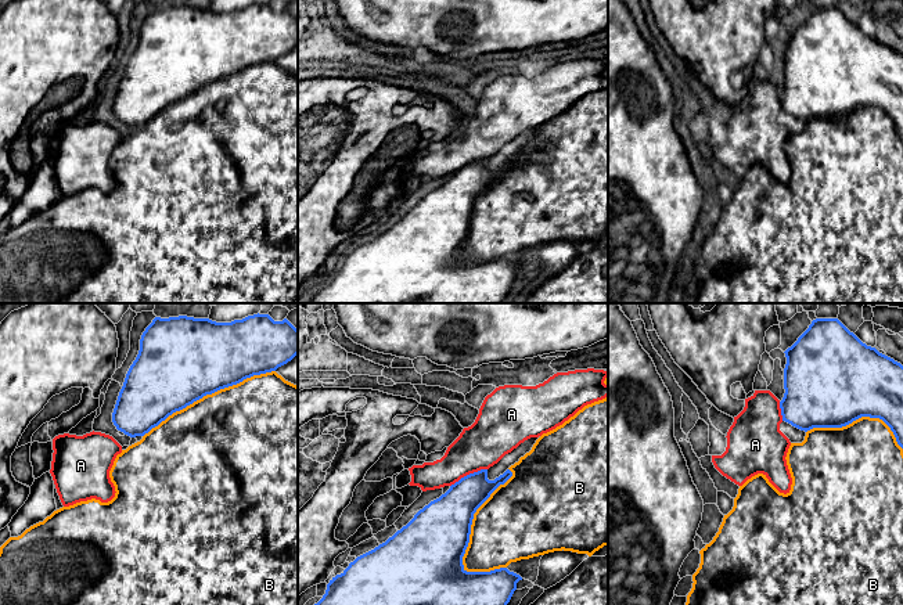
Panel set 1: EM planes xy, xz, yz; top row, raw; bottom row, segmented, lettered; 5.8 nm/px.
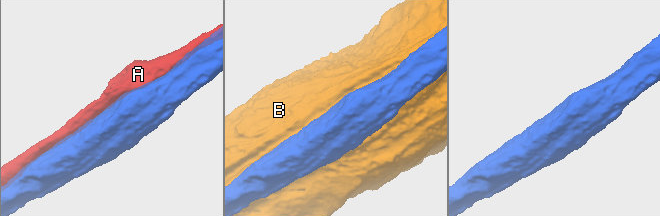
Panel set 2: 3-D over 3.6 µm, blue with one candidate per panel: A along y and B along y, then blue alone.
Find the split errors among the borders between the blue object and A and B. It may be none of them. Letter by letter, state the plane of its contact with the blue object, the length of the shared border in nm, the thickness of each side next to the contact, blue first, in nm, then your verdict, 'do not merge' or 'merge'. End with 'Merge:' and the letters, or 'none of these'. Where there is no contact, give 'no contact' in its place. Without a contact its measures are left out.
A: xz | 240 nm | 240/260 nm | do not merge
B: xz | 650 nm | 360/420 nm | do not merge
Merge: none of these

